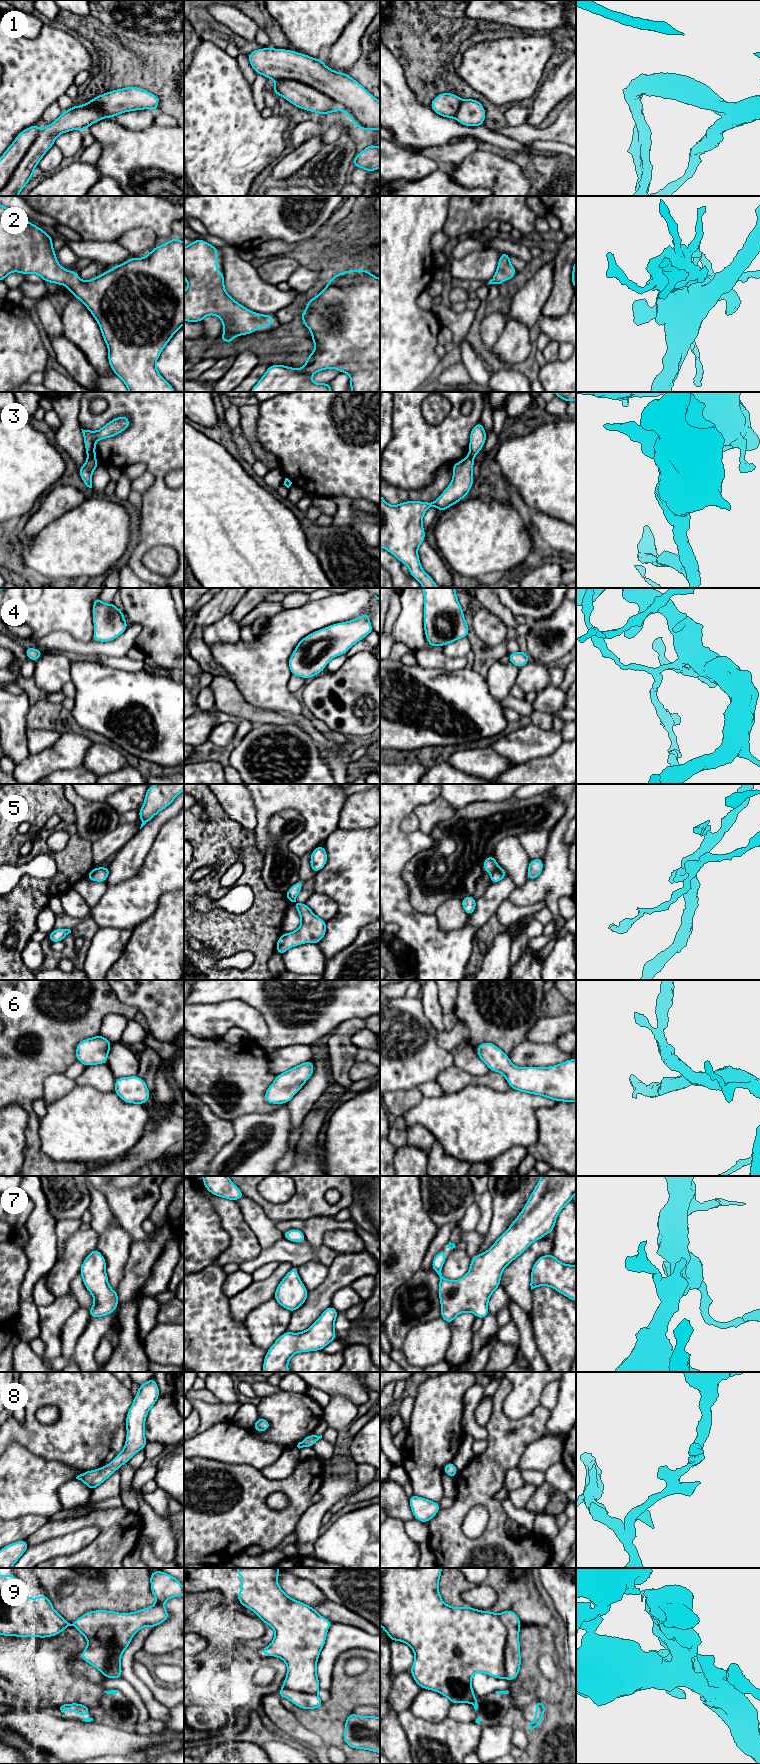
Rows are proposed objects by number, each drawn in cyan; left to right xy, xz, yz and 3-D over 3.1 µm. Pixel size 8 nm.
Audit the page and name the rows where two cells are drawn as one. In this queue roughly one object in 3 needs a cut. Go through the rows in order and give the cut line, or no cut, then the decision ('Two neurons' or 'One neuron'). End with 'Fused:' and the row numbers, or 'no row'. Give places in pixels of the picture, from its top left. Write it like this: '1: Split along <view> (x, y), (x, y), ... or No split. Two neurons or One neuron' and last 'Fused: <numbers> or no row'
1: No split. One neuron
2: No split. One neuron
3: Split along xy (88, 455), (94, 456). Two neurons
4: No split. One neuron
5: Split along yz (498, 867), (492, 872). Two neurons
6: No split. One neuron
7: No split. One neuron
8: No split. One neuron
9: No split. One neuron
Fused: 3, 5

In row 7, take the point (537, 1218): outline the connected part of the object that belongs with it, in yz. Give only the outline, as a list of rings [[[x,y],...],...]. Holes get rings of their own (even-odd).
[[[542,1176],[517,1218],[487,1251],[471,1259],[469,1271],[459,1280],[450,1281],[442,1276],[442,1266],[447,1259],[446,1251],[442,1249],[434,1257],[431,1265],[440,1277],[440,1317],[450,1325],[453,1319],[463,1312],[471,1312],[483,1320],[489,1313],[488,1301],[491,1294],[501,1285],[503,1270],[526,1251],[534,1241],[553,1232],[556,1218],[564,1206],[573,1200],[575,1193],[576,1176]]]

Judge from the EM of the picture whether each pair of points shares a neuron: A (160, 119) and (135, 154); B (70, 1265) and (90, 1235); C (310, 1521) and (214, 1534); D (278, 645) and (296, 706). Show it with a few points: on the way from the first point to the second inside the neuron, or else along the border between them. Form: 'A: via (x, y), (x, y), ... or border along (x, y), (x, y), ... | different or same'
A: border along (154, 122), (160, 126), (173, 127) | different
B: via (73, 1258), (76, 1249), (83, 1242) | same
C: border along (311, 1504), (300, 1517), (293, 1530) | different
D: via (278, 660), (278, 689), (281, 692) | same

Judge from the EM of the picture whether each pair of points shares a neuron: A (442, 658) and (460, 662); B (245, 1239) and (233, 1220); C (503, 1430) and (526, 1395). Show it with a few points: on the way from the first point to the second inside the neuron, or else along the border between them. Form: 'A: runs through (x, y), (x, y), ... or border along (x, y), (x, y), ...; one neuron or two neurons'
A: runs through (446, 662), (456, 662); one neuron
B: runs through (240, 1234), (235, 1225); one neuron
C: border along (502, 1403), (512, 1419), (533, 1409); two neurons

